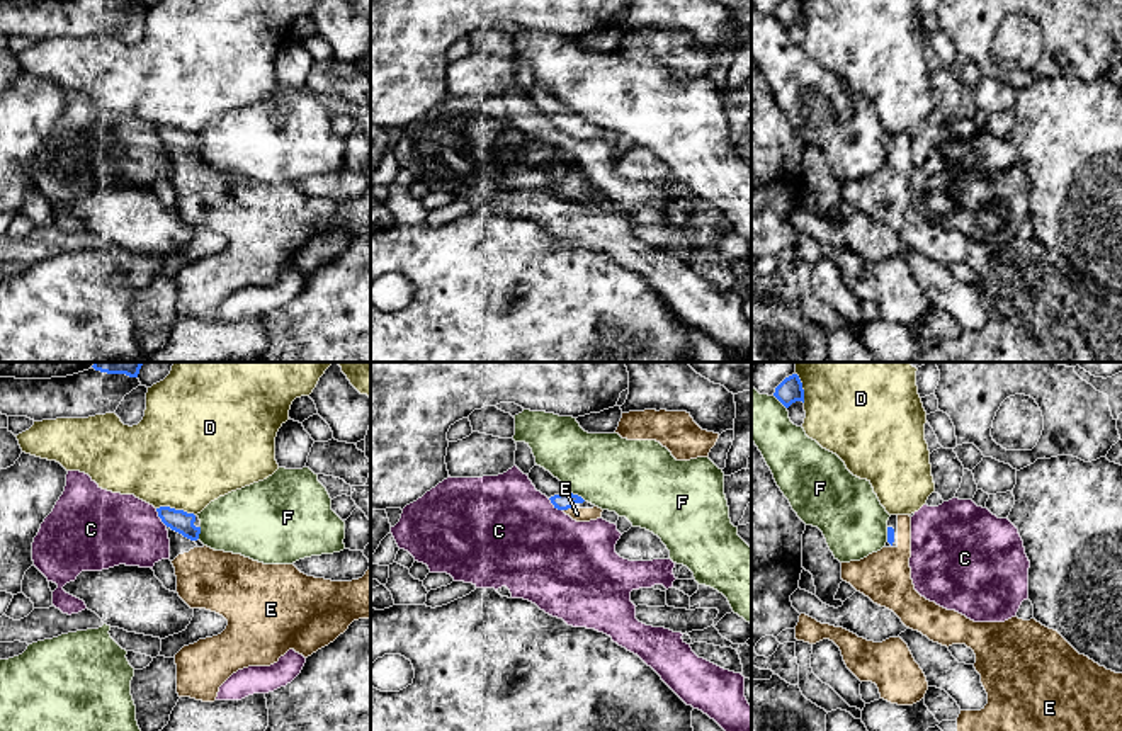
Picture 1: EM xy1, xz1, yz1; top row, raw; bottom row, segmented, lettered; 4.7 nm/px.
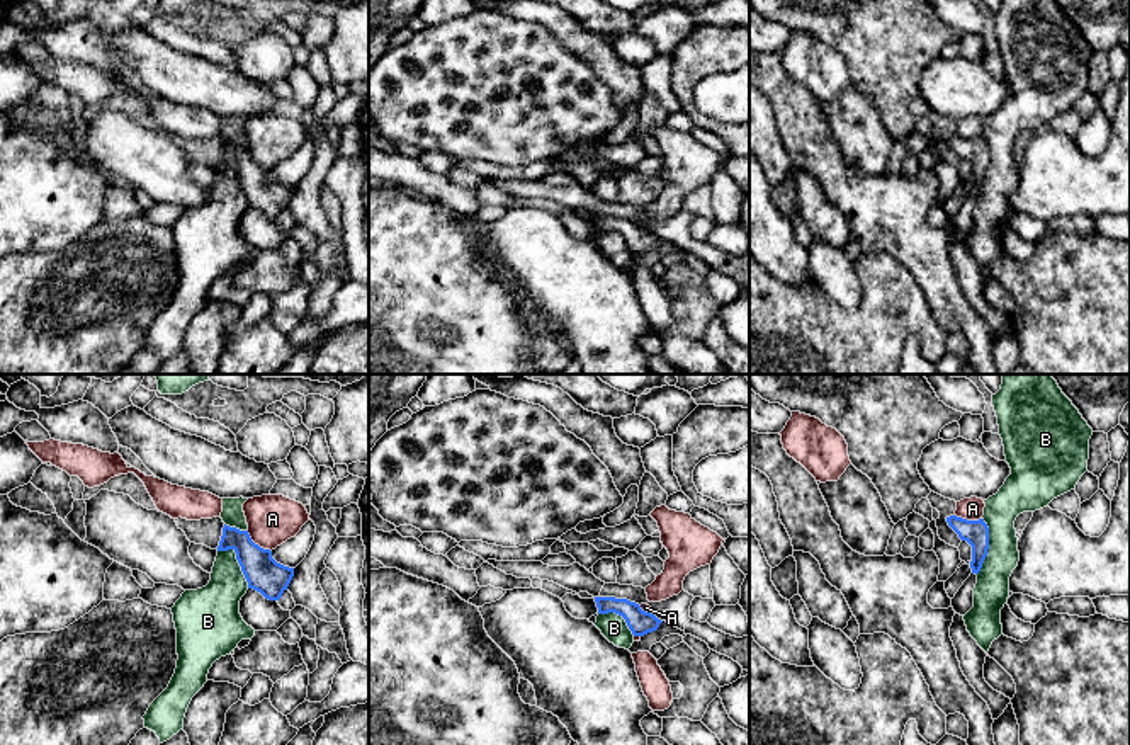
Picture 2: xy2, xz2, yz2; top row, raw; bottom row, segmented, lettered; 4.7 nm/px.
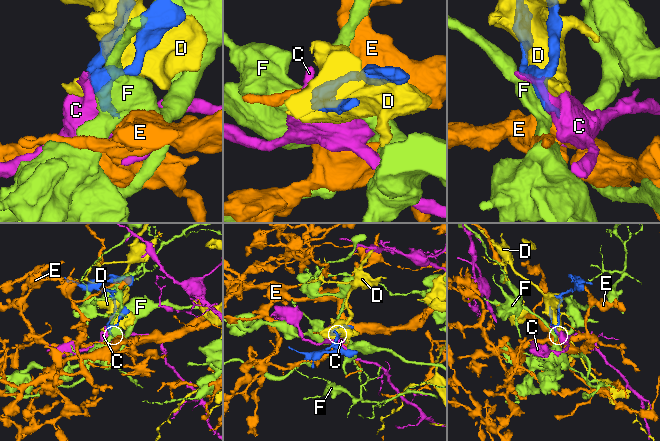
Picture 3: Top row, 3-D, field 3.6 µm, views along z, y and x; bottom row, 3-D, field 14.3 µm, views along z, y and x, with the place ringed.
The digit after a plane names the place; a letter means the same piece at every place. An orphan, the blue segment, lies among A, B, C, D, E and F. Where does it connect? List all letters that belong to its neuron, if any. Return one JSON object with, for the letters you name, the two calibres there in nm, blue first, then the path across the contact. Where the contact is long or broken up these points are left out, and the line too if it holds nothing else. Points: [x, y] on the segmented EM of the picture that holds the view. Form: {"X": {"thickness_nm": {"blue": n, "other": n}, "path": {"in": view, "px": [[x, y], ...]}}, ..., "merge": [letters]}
{"E": {"thickness_nm": {"blue": 80, "other": 60}, "path": {"in": "xz1", "px": [[563, 500], [566, 509], [577, 514]]}}, "merge": ["E"]}

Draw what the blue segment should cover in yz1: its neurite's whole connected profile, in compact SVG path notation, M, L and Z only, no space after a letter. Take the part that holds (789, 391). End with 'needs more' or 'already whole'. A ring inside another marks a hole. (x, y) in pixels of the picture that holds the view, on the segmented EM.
M797 374L785 377L777 388L774 396L789 408L796 401L804 403L804 389Z; already whole

